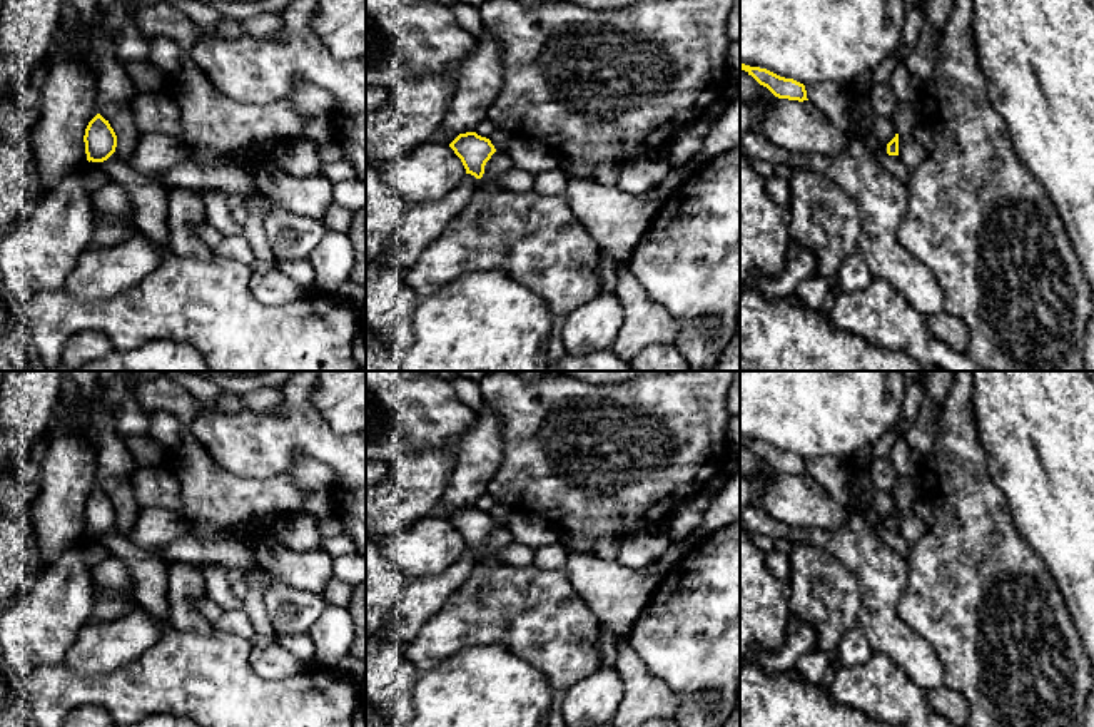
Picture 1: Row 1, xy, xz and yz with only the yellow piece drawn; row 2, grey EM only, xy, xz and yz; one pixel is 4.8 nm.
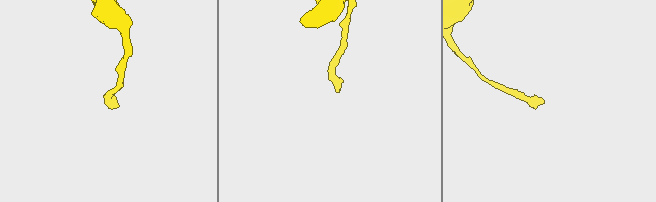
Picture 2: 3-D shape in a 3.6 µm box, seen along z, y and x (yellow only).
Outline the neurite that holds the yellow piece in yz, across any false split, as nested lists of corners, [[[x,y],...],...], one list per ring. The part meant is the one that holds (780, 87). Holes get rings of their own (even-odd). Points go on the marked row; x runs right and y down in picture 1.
[[[740,64],[740,70],[745,70],[760,85],[767,87],[778,99],[788,99],[798,102],[808,100],[805,85],[793,79],[785,79],[767,69],[750,67],[745,64]]]

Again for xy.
[[[97,114],[85,129],[84,142],[87,160],[104,162],[115,152],[117,135],[109,120]]]

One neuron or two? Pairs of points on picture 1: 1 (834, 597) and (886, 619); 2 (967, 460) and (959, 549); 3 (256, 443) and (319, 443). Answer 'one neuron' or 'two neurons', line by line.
1: two neurons
2: one neuron
3: one neuron

